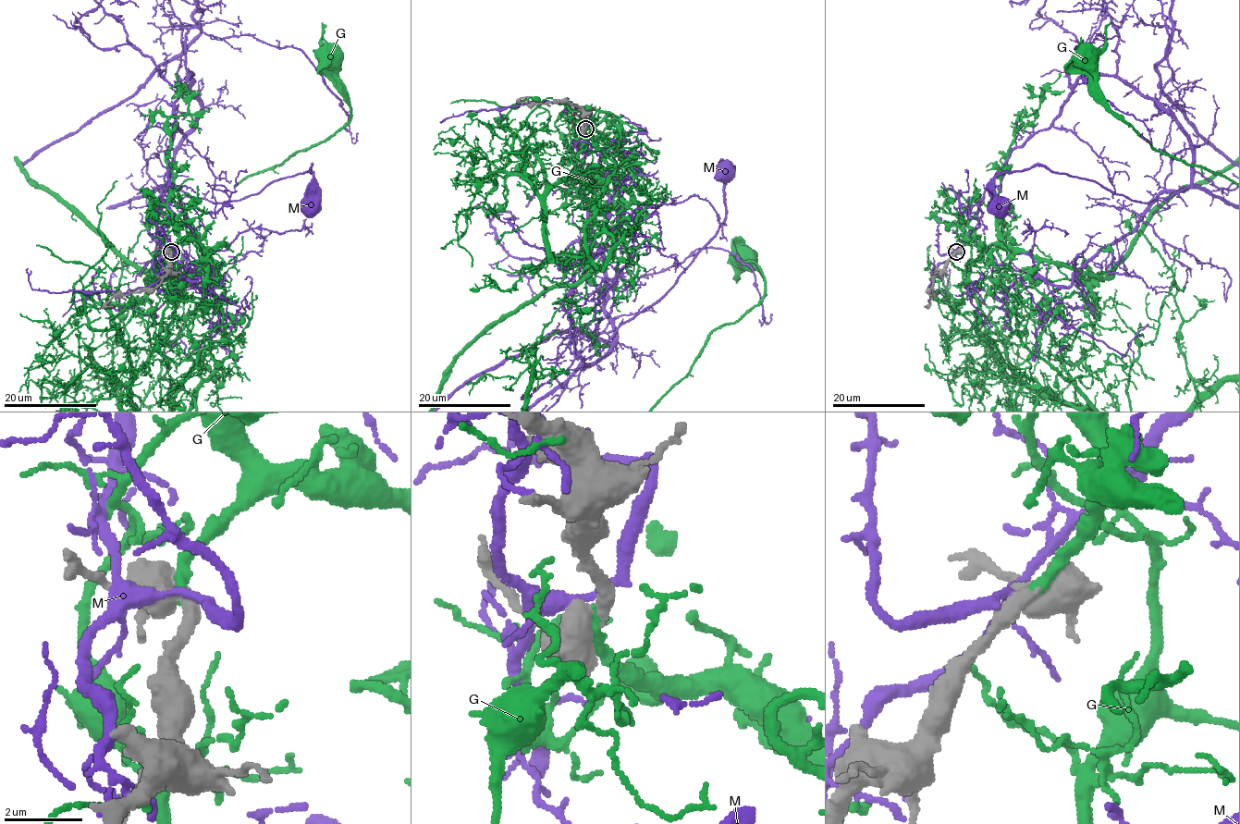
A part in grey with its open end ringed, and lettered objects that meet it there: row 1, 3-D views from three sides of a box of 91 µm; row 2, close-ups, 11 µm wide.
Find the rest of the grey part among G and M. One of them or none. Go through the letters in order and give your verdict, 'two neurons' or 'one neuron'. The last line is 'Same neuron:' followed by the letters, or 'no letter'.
G: one neuron
M: two neurons
Same neuron: G

